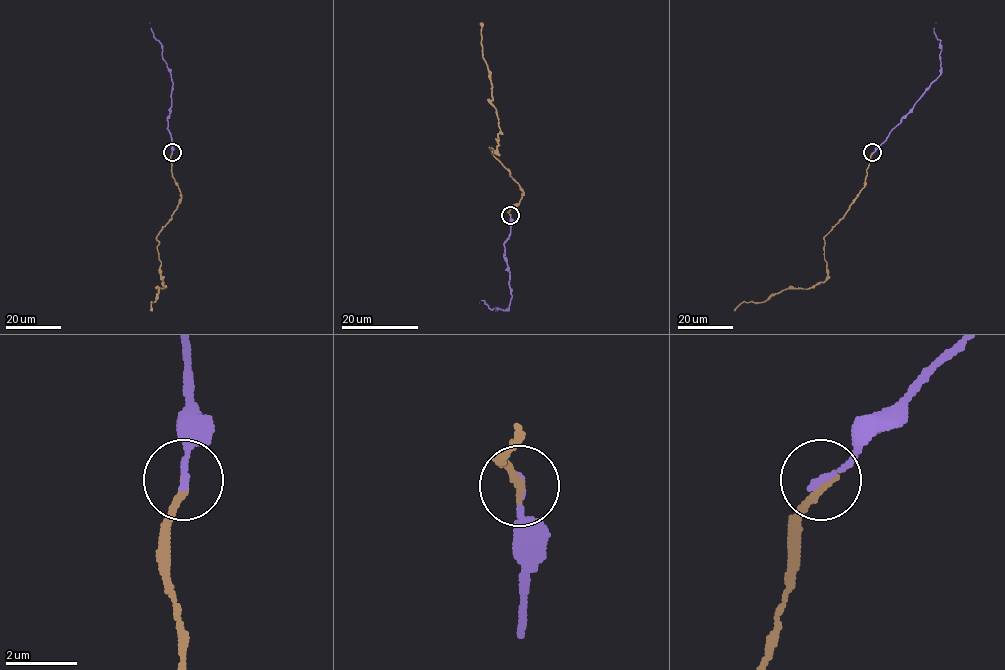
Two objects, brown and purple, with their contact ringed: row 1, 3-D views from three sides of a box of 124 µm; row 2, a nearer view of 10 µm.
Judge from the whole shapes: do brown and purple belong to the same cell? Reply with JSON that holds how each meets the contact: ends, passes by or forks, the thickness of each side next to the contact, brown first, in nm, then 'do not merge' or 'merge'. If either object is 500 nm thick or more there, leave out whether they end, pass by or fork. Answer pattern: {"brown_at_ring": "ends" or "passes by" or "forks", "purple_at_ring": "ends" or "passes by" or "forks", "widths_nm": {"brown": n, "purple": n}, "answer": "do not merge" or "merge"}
{"brown_at_ring": "ends", "purple_at_ring": "ends", "widths_nm": {"brown": 240, "purple": 200}, "answer": "merge"}

